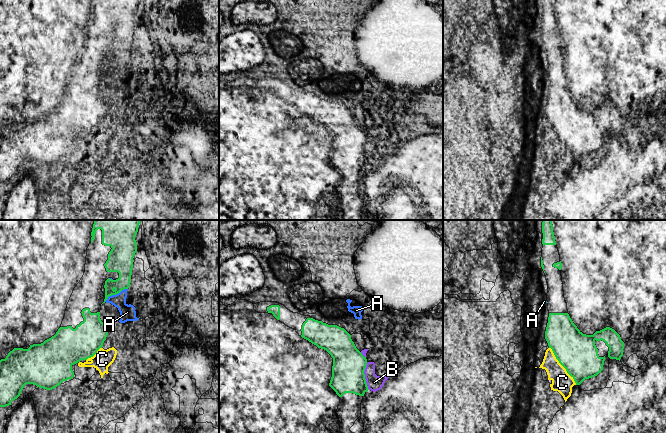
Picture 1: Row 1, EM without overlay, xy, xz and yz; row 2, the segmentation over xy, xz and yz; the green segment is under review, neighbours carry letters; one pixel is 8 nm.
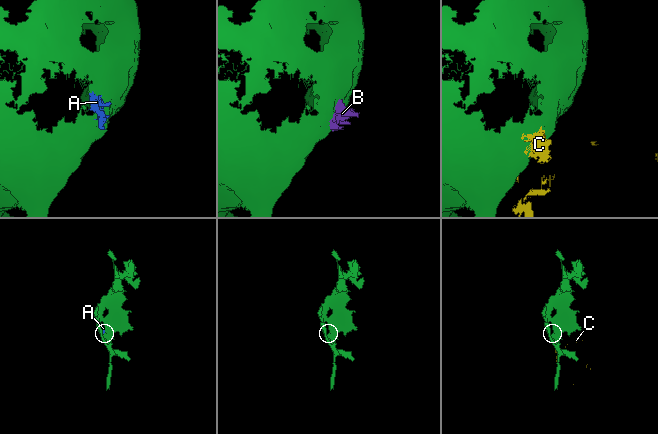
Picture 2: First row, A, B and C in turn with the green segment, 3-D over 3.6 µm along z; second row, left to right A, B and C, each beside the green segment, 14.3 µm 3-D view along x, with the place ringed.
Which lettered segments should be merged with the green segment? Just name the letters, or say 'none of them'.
none of them

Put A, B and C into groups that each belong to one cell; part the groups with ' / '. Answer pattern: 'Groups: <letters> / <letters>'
Groups: A B / C

